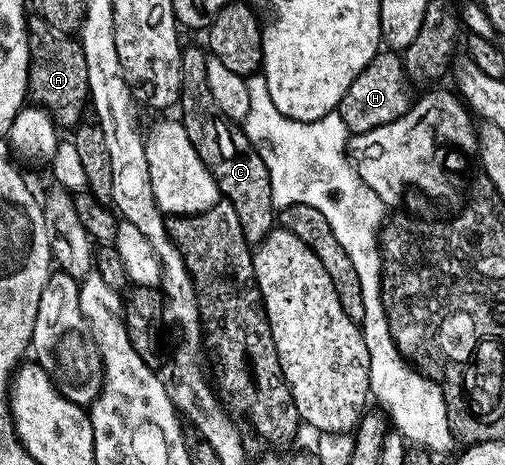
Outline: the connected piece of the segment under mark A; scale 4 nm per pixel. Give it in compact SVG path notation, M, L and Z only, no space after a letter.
M42 19L28 20L29 24L29 90L28 98L44 107L58 128L76 128L82 122L85 103L90 102L87 81L87 61L76 38L52 30Z

